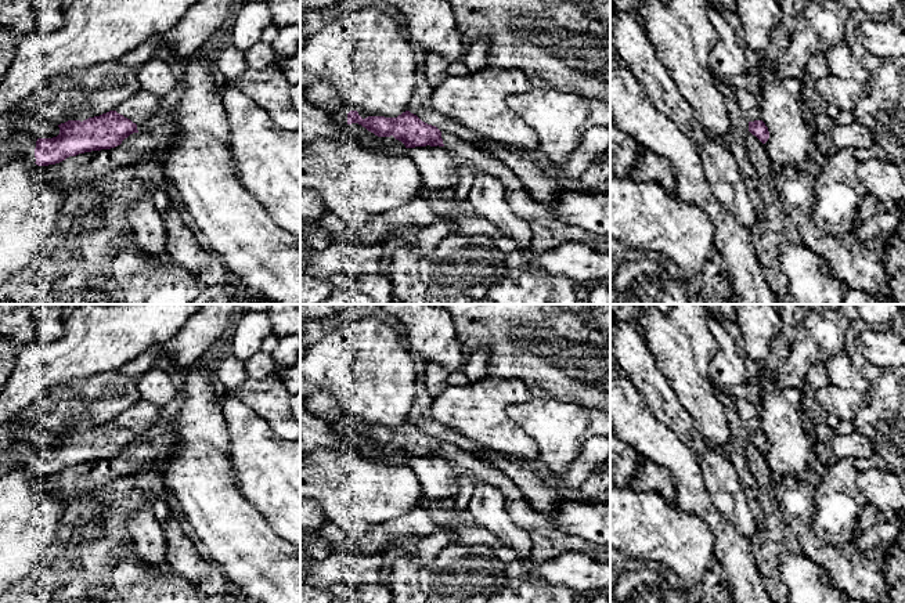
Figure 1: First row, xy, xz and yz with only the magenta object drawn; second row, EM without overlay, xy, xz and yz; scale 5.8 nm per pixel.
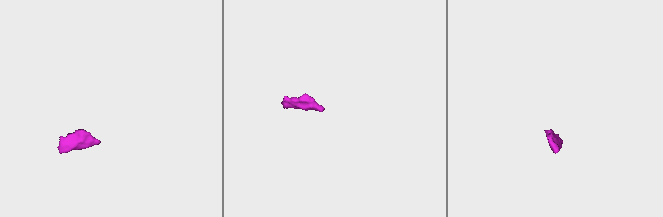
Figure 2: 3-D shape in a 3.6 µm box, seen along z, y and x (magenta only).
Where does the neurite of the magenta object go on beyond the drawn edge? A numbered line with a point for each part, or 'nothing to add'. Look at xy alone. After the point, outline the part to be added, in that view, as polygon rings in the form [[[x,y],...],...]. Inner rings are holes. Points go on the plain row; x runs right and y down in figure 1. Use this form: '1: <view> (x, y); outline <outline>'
1: xy (139, 416); outline [[[140,398],[125,412],[116,416],[116,422],[130,429],[136,434],[144,433],[161,418],[159,408]]]
2: xy (20, 454); outline [[[14,443],[8,449],[0,452],[0,476],[22,466],[35,473],[36,451],[37,448],[29,443]]]

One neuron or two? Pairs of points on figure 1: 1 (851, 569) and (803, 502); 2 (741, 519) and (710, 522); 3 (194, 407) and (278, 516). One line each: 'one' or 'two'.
1: one
2: two
3: two

